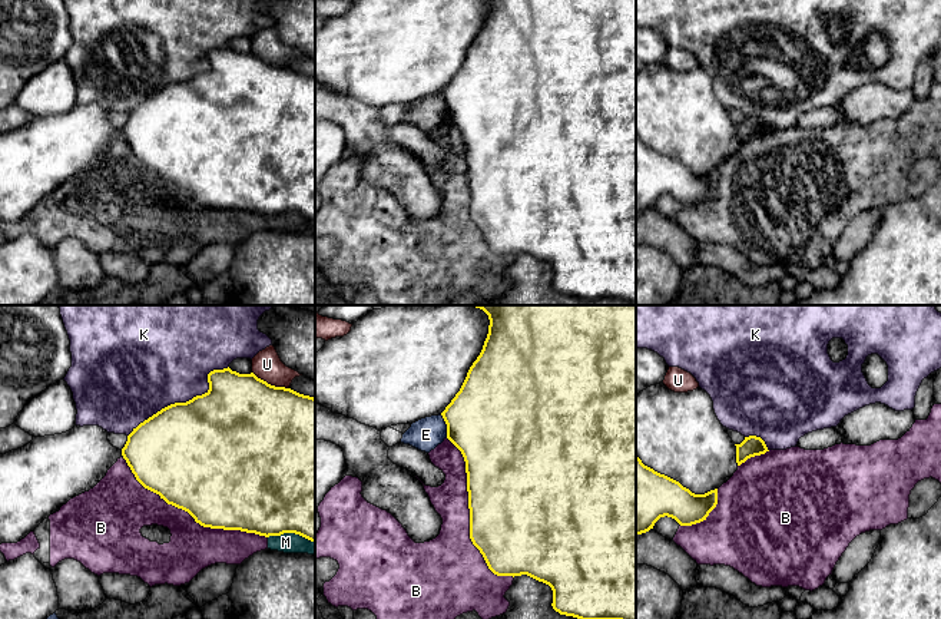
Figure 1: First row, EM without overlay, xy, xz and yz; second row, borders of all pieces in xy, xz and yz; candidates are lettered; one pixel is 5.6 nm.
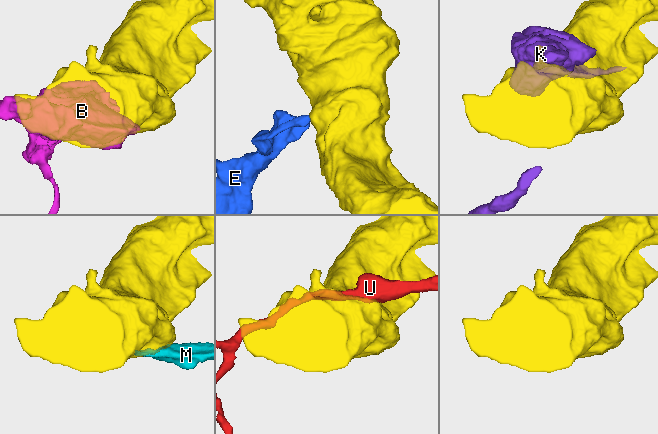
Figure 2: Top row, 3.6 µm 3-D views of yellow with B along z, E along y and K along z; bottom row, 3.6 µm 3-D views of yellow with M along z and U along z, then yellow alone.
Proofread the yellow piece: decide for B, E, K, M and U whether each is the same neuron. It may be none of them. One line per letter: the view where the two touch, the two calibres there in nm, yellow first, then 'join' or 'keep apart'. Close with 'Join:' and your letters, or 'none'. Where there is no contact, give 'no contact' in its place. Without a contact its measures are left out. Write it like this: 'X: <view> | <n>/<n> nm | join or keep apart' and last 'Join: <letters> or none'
B: xy | 500/260 nm | keep apart
E: xz | 480/180 nm | keep apart
K: xy | 500/460 nm | keep apart
M: xy | 500/110 nm | keep apart
U: xy | 500/160 nm | keep apart
Join: none

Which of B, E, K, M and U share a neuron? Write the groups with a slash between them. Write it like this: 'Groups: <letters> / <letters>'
Groups: B M / E / K / U

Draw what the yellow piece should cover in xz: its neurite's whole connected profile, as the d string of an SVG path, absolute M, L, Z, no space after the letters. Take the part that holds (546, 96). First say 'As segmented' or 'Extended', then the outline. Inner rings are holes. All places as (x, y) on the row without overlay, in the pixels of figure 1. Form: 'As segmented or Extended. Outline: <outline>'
As segmented. Outline: M490 0L483 29L467 56L441 92L447 103L447 117L461 130L465 140L470 188L470 218L483 234L488 248L497 255L527 254L553 269L553 288L560 294L582 299L622 299L636 305L636 0Z

